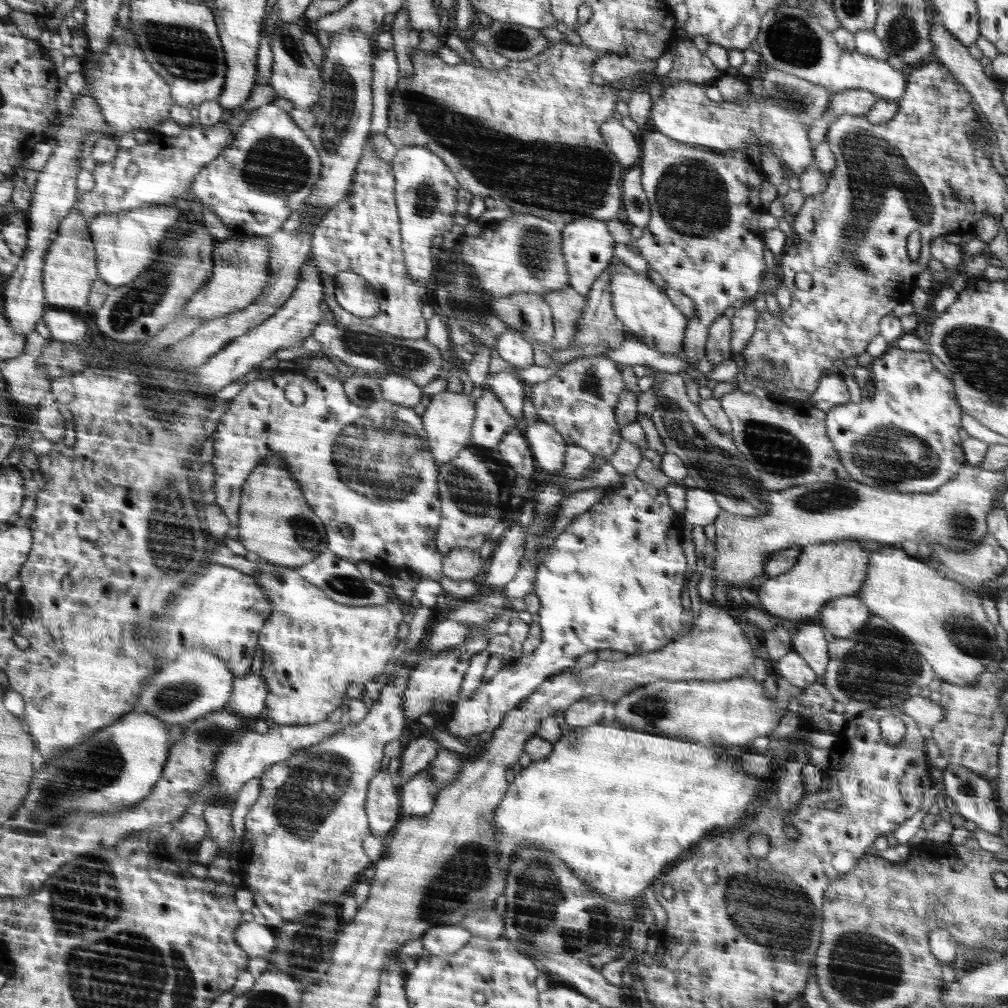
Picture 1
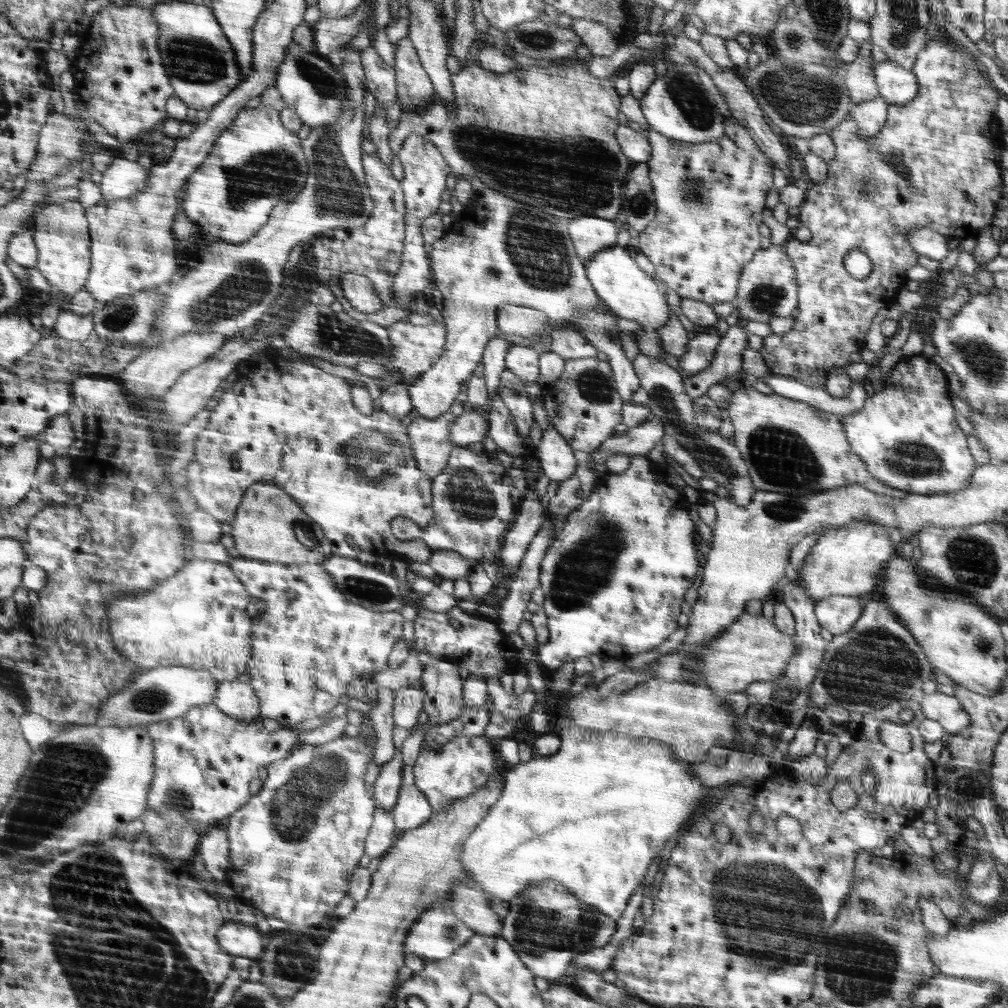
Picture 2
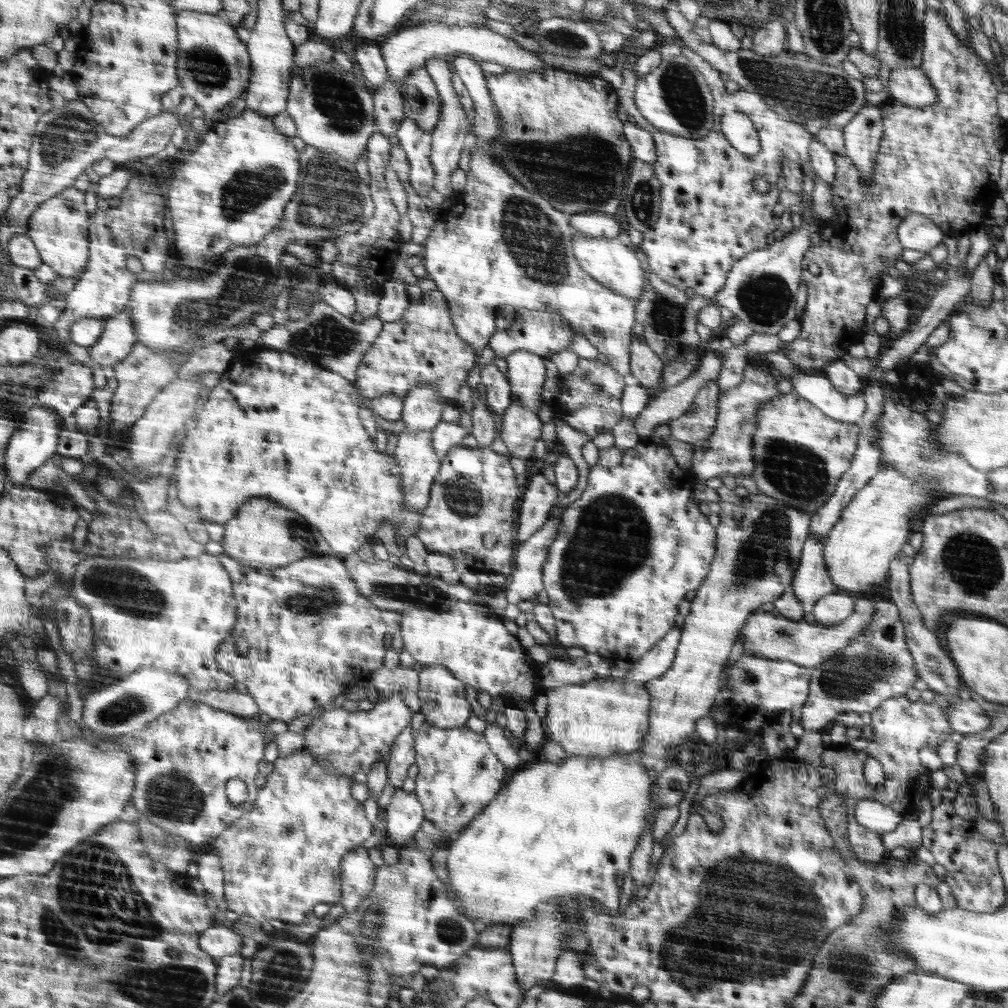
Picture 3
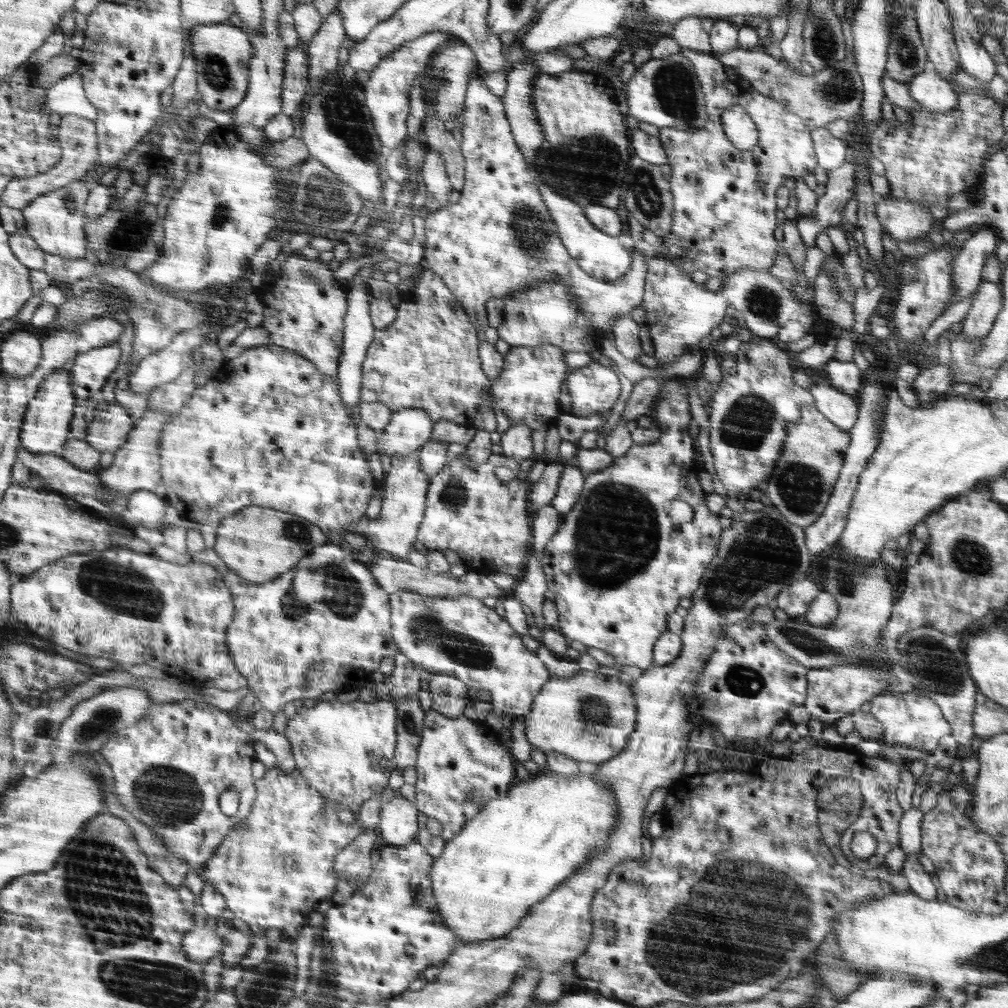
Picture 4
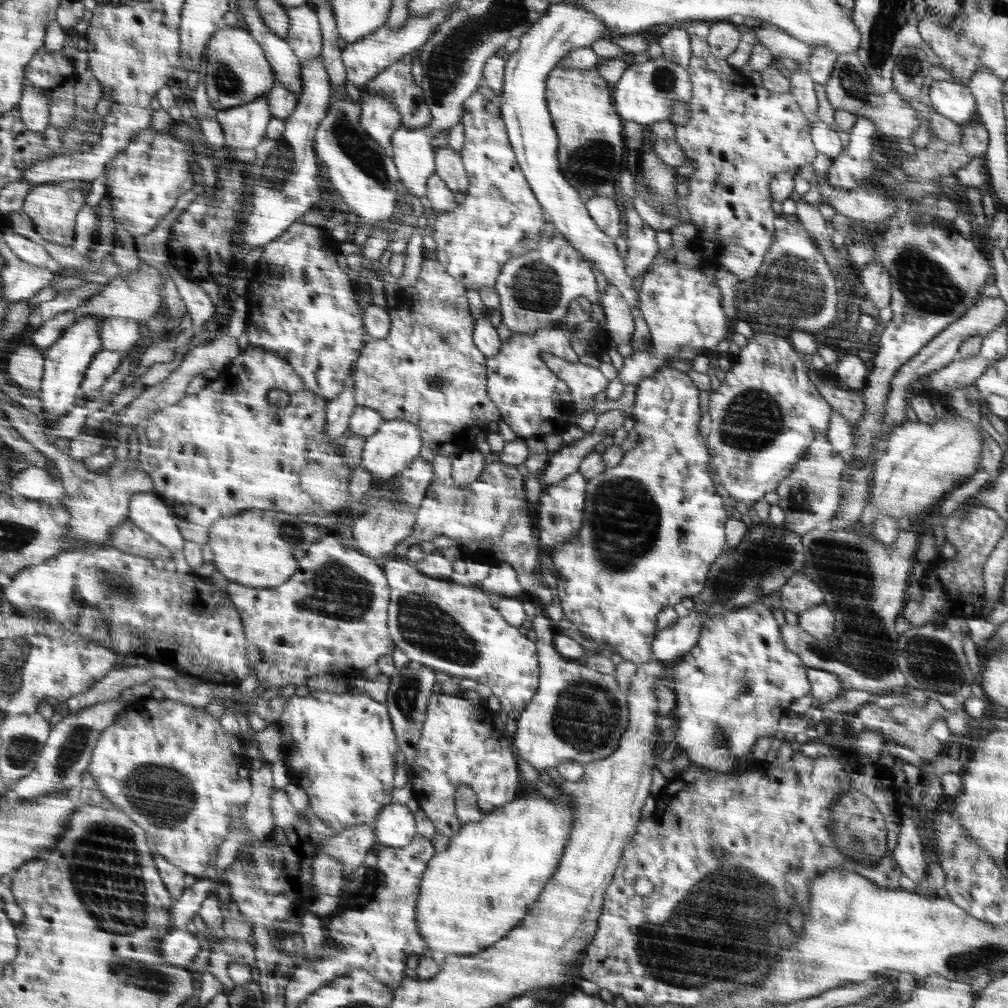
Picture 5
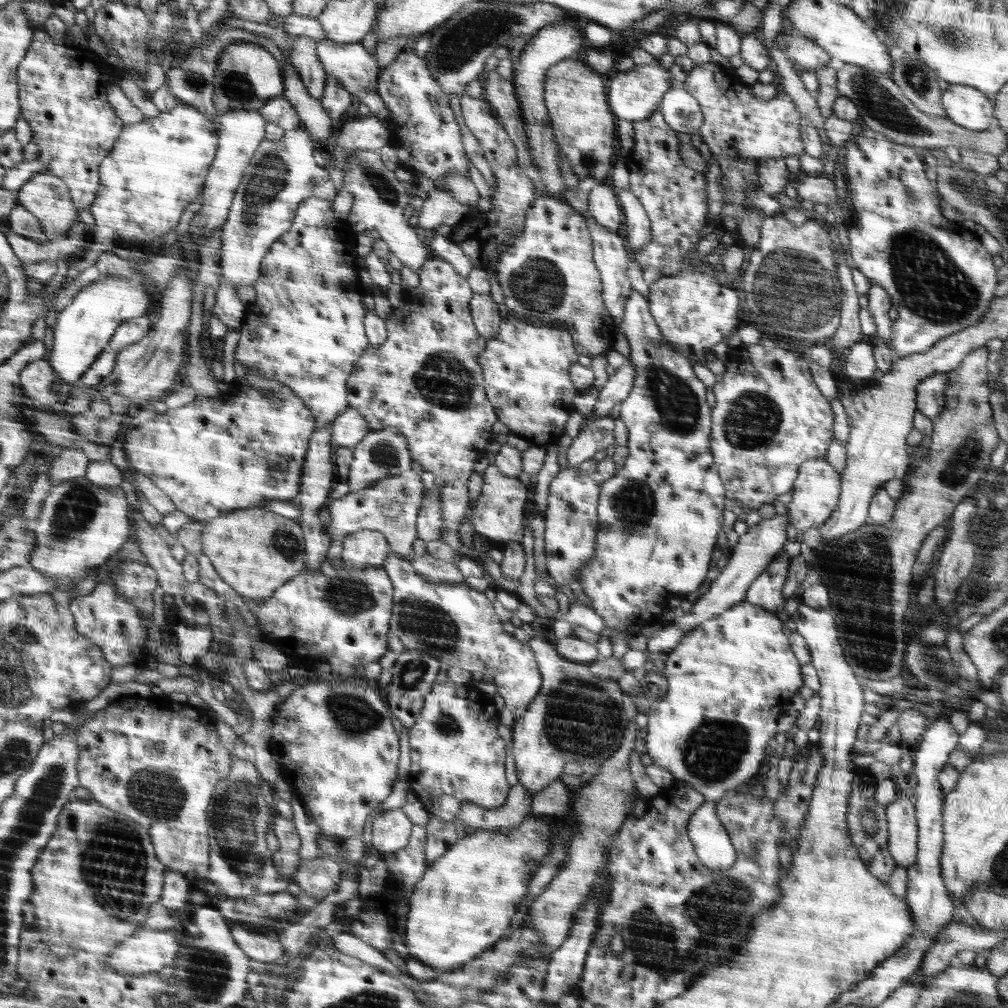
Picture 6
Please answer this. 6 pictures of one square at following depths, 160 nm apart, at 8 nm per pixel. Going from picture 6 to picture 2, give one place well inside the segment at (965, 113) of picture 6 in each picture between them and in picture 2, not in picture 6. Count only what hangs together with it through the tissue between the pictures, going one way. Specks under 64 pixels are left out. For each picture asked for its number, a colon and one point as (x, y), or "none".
2: (896, 85)
3: (911, 86)
4: (928, 88)
5: (953, 100)

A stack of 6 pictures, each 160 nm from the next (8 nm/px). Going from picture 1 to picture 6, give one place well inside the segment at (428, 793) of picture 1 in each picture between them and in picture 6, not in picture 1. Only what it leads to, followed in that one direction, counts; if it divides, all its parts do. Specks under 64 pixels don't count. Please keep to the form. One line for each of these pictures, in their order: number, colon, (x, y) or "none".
2: (412, 809)
3: (404, 815)
4: (398, 825)
5: (394, 826)
6: (391, 830)

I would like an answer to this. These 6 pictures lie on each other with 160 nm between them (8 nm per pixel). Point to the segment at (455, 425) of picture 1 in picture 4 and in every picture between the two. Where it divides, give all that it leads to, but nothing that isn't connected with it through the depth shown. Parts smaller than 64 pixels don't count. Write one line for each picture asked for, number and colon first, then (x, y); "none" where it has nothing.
2: (431, 444)
3: (419, 464)
4: (405, 489)

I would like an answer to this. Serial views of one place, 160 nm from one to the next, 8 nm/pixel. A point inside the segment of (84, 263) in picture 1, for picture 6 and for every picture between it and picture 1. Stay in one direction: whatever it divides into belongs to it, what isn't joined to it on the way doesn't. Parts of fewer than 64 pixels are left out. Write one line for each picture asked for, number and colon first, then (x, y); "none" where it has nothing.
2: (65, 252)
3: (59, 228)
4: (55, 220)
5: (53, 206)
6: (47, 196)

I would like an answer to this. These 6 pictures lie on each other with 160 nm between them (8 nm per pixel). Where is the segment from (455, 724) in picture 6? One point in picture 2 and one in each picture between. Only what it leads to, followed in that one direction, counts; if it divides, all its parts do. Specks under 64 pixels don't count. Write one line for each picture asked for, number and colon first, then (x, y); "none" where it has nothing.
2: (461, 767)
3: (458, 775)
4: (461, 767)
5: (459, 745)

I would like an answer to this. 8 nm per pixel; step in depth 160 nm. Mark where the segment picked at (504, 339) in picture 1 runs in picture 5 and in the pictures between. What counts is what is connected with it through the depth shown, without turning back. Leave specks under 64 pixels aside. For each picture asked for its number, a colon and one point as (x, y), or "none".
2: (525, 362)
3: (526, 372)
4: (529, 390)
5: (534, 400)

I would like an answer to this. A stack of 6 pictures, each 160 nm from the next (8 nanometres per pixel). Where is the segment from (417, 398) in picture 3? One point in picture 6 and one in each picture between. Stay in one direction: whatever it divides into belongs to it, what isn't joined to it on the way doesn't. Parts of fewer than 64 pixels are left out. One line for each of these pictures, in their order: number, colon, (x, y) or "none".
4: (408, 430)
5: (397, 444)
6: (384, 453)

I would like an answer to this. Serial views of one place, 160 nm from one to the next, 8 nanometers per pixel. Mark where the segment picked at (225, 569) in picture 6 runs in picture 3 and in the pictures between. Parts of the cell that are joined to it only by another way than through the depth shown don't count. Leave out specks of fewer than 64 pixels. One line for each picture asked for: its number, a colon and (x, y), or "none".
3: (266, 534)
4: (259, 543)
5: (262, 549)

